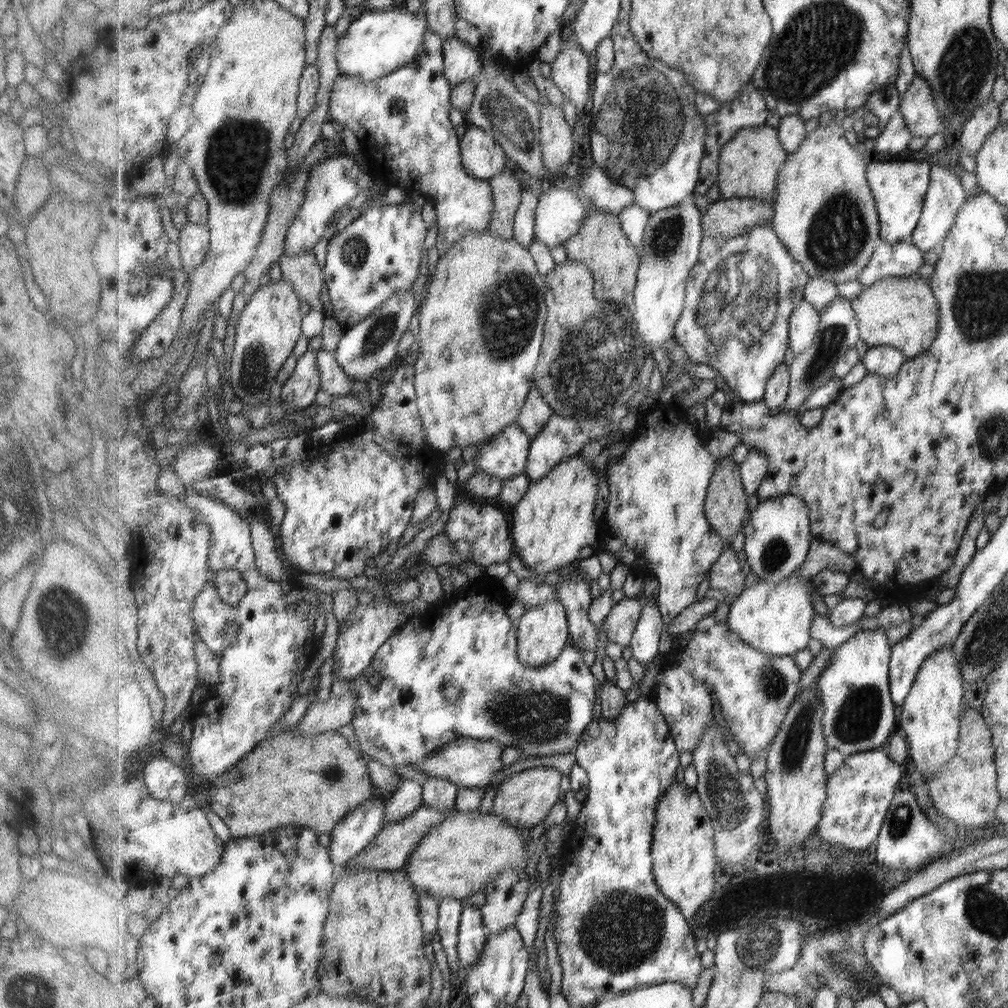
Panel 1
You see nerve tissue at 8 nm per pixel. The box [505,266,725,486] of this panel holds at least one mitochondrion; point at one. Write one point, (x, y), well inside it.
(625, 354)

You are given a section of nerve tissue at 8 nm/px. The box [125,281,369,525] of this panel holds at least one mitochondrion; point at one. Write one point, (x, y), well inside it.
(254, 374)

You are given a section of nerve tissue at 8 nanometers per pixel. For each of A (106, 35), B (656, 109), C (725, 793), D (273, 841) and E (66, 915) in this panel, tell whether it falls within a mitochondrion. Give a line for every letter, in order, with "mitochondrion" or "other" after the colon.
A: other
B: mitochondrion
C: mitochondrion
D: other
E: other

